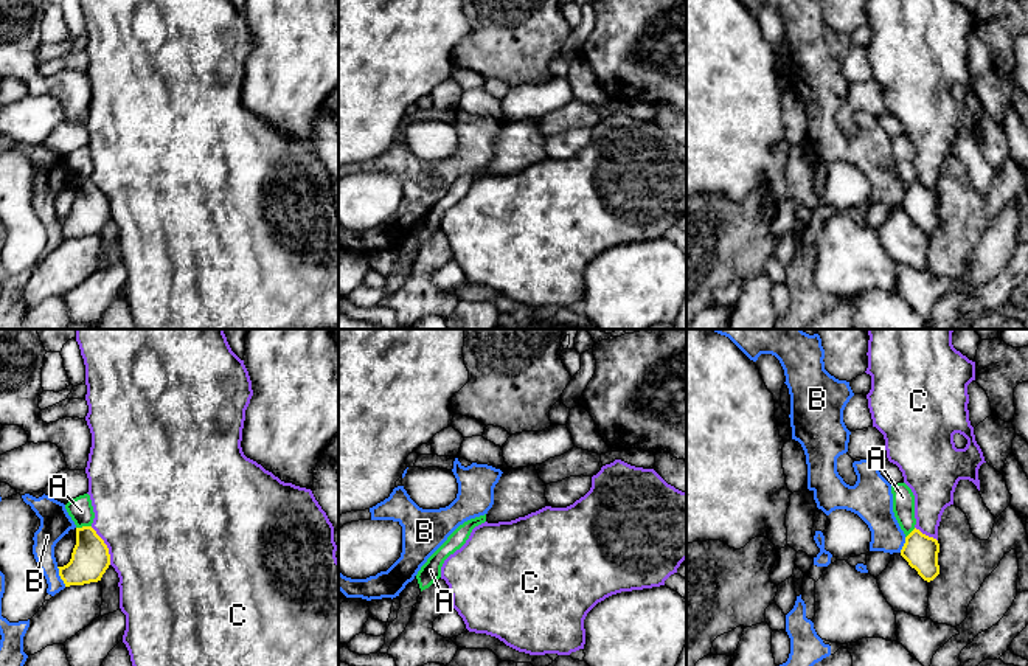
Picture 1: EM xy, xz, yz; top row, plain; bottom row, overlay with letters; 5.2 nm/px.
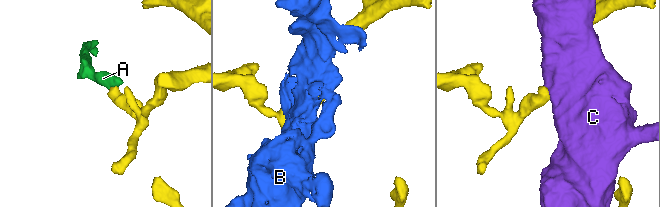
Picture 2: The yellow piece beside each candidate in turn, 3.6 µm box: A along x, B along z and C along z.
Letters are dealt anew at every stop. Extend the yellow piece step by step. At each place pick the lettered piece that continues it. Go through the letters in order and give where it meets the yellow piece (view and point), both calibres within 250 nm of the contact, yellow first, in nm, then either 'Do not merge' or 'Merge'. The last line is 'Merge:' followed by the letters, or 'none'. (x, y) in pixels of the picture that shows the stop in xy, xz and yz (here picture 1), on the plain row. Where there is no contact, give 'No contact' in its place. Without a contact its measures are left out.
A: Touches yellow at xy (83, 179). Thickness 200 nm (yellow) against 130 nm. Do not merge
B: Touches yellow at xy (61, 228). Thickness 200 nm (yellow) against 140 nm. Do not merge
C: Touches yellow at xy (106, 197). Thickness 200 nm (yellow) against 500 nm. Do not merge
Merge: none

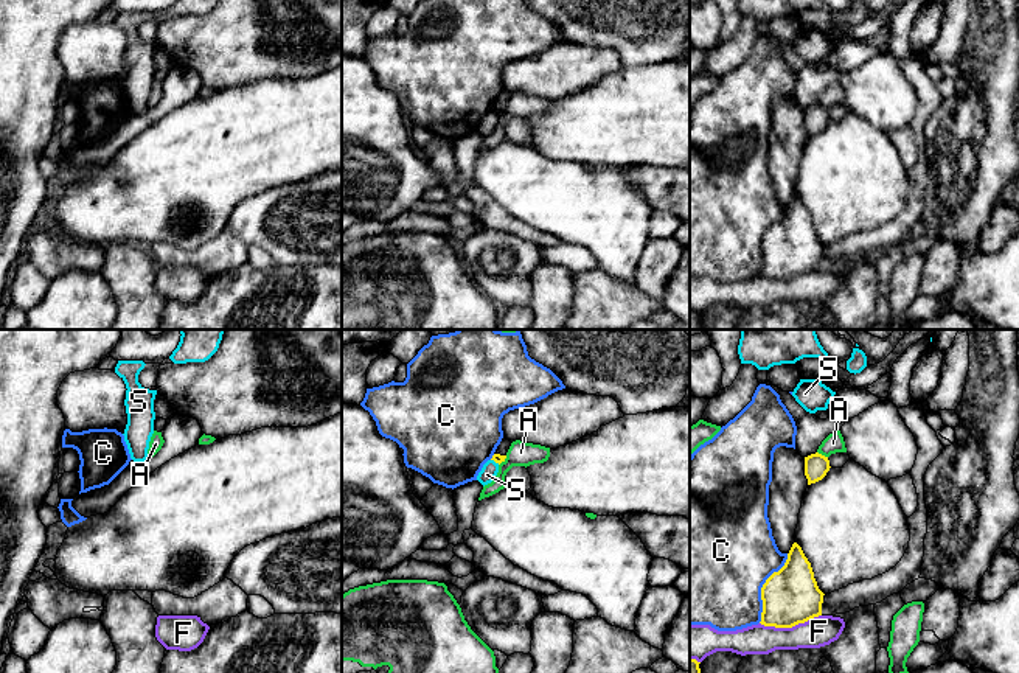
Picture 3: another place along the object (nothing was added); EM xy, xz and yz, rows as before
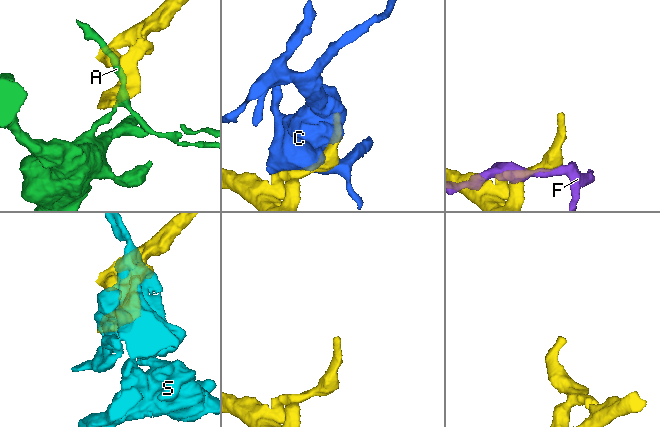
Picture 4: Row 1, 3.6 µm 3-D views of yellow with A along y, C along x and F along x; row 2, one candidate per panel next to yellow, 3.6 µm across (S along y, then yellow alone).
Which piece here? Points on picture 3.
A: Touches yellow at yz (820, 106). Thickness 130 nm (yellow) against 100 nm. Do not merge
C: Touches yellow at yz (761, 240). Thickness 300 nm (yellow) against 500 nm. Do not merge
F: Touches yellow at yz (789, 278). Thickness 300 nm (yellow) against 160 nm. Do not merge
S: Touches yellow at xz (496, 114). Thickness 50 nm (yellow) against 90 nm. Do not merge
Merge: none

